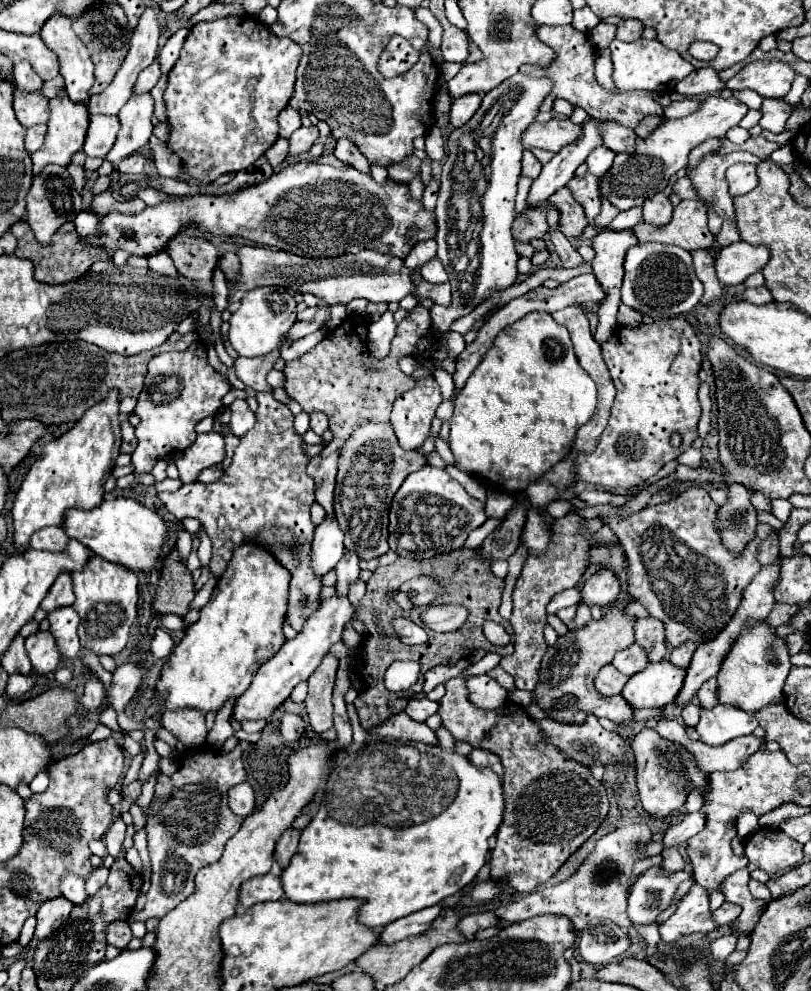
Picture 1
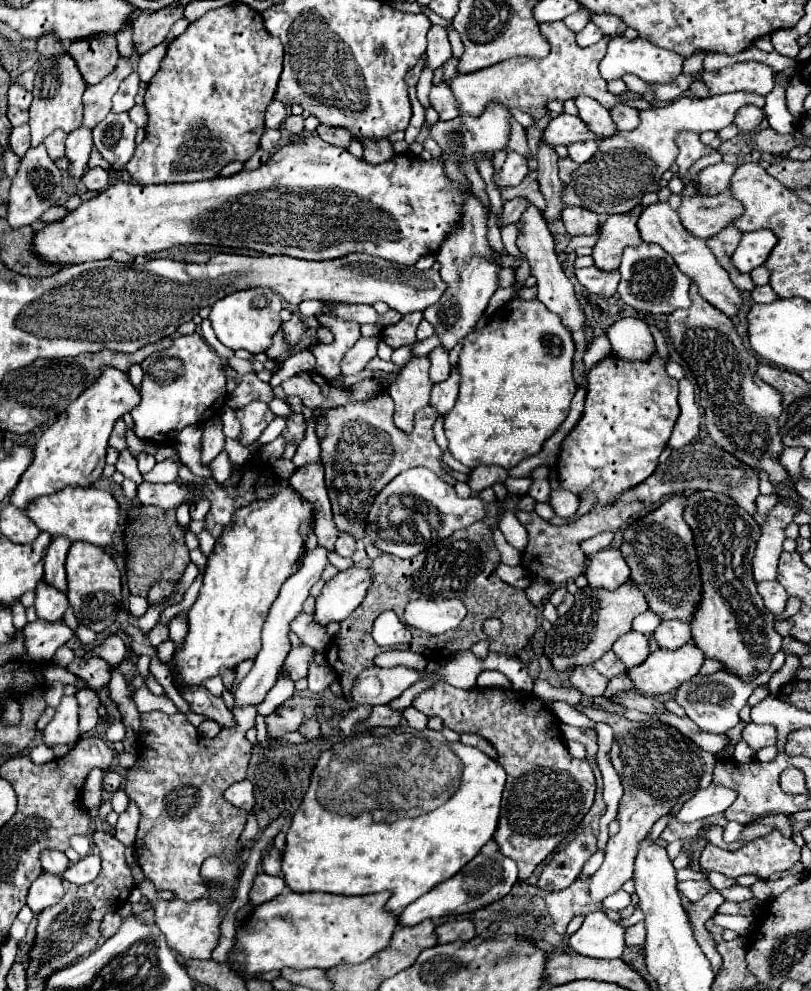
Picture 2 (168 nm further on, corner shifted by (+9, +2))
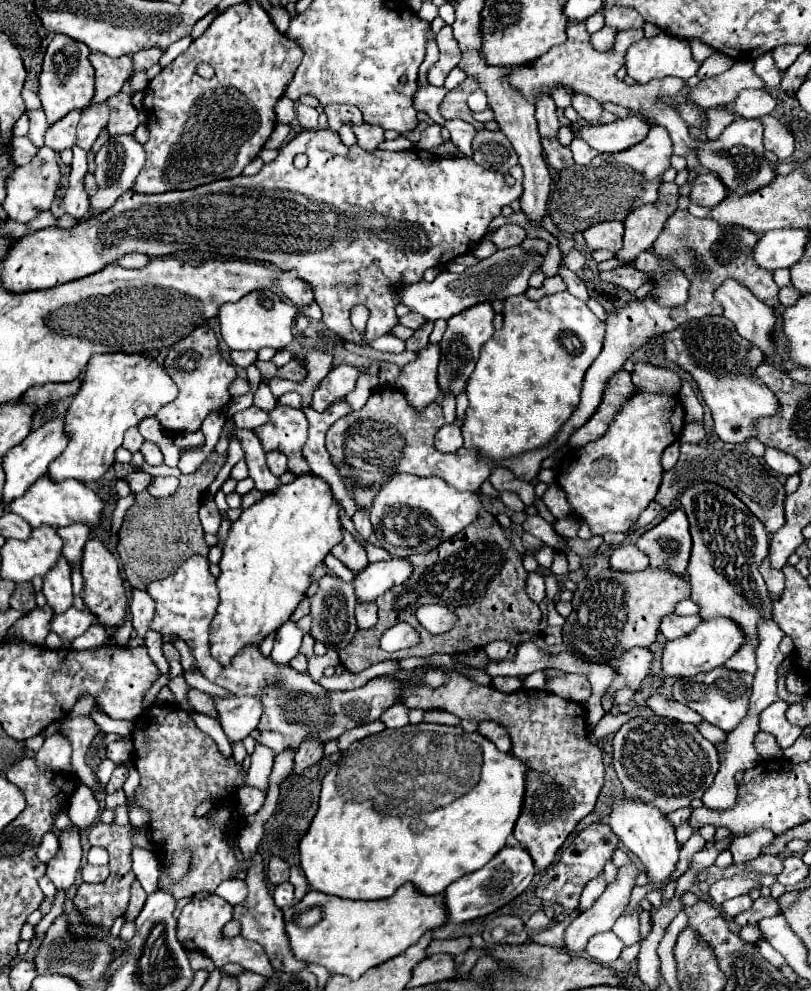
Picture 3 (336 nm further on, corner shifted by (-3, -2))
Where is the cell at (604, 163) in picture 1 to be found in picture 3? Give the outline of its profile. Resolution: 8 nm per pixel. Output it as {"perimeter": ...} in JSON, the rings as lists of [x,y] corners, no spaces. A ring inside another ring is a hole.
{"perimeter":[[[574,138],[572,144],[570,144],[570,150],[574,154],[574,162],[576,164],[590,164],[590,160],[598,154],[594,148],[590,148],[584,140],[580,138]]]}

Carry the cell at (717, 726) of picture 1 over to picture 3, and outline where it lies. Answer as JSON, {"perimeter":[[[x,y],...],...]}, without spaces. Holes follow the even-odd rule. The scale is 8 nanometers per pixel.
{"perimeter":[[[716,668],[692,678],[680,678],[674,682],[674,700],[686,704],[694,712],[698,712],[704,720],[710,724],[722,728],[724,732],[732,732],[738,728],[738,724],[746,718],[748,702],[750,702],[750,690],[752,690],[752,674],[746,672],[734,672],[728,668]]]}

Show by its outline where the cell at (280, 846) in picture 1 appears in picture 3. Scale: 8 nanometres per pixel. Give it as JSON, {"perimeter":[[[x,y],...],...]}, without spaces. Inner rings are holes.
{"perimeter":[[[270,858],[270,864],[268,864],[268,880],[272,884],[280,884],[280,882],[286,882],[290,876],[290,866],[282,860],[282,858]]]}

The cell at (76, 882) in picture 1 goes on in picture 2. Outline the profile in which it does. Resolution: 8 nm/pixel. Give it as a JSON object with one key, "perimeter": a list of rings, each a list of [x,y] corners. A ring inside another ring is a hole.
{"perimeter":[[[42,850],[40,862],[42,862],[42,868],[52,874],[64,874],[64,870],[70,864],[68,858],[64,856],[64,852],[60,852],[60,850]]]}

